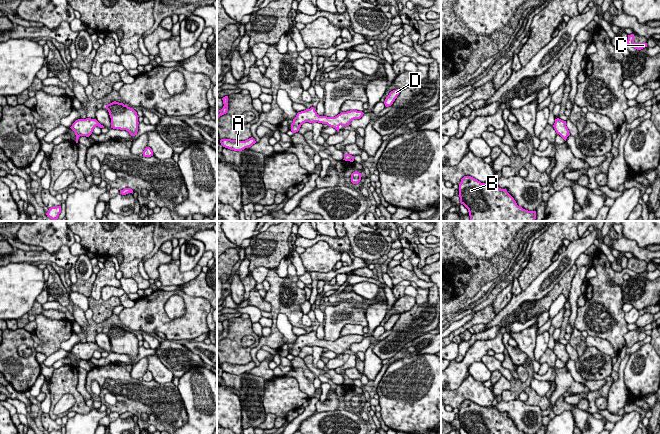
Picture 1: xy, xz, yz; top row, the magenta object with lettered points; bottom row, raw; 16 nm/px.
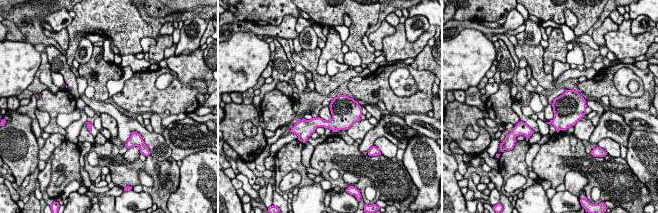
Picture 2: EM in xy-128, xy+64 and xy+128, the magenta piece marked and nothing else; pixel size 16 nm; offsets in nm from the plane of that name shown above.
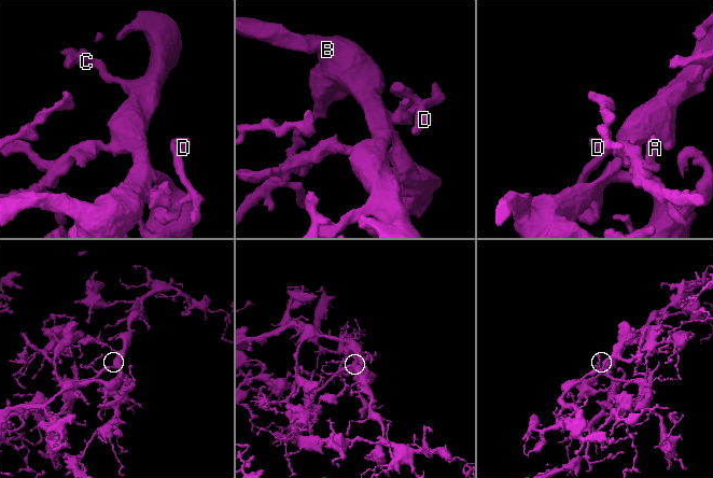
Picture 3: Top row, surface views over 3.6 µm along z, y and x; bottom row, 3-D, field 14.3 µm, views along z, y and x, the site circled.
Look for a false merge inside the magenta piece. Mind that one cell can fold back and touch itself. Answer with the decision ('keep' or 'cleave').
keep

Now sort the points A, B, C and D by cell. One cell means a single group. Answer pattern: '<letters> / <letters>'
A B C D

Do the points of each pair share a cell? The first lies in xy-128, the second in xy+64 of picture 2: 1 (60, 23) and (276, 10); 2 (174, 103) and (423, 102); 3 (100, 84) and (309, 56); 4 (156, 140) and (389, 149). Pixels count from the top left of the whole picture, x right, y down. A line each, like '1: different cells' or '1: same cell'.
1: same cell
2: same cell
3: same cell
4: same cell

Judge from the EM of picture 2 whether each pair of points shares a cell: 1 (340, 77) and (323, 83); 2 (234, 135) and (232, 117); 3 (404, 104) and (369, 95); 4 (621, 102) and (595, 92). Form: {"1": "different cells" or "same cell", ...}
{"1": "same cell", "2": "same cell", "3": "same cell", "4": "same cell"}

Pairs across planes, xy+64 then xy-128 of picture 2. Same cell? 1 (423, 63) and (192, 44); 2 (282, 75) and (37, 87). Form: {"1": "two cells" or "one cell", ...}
{"1": "two cells", "2": "two cells"}

